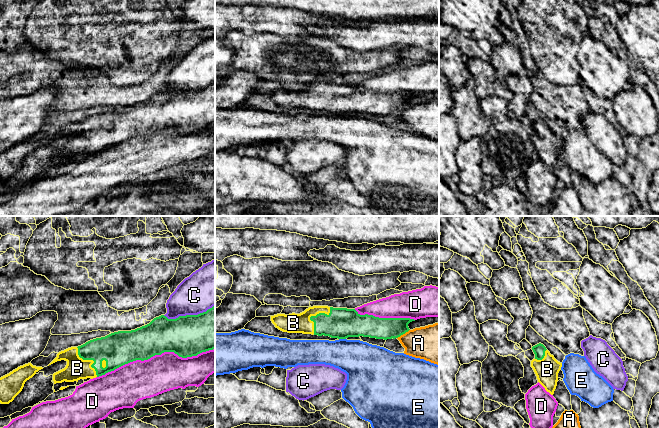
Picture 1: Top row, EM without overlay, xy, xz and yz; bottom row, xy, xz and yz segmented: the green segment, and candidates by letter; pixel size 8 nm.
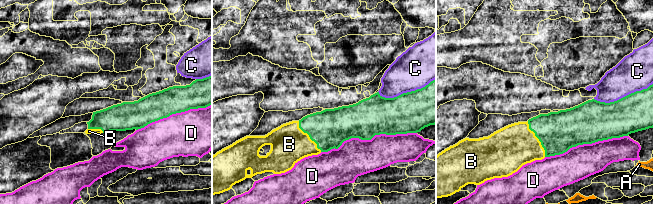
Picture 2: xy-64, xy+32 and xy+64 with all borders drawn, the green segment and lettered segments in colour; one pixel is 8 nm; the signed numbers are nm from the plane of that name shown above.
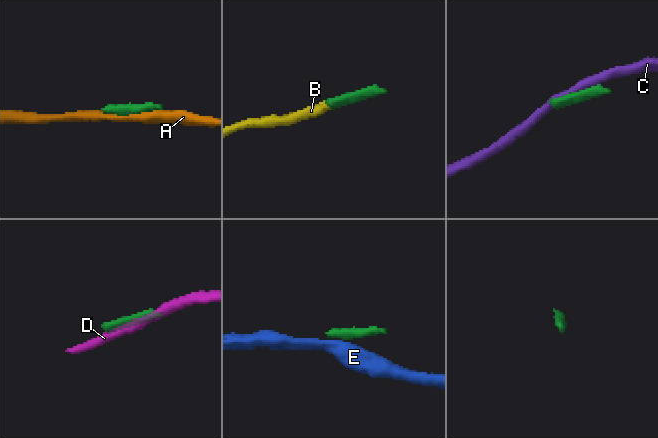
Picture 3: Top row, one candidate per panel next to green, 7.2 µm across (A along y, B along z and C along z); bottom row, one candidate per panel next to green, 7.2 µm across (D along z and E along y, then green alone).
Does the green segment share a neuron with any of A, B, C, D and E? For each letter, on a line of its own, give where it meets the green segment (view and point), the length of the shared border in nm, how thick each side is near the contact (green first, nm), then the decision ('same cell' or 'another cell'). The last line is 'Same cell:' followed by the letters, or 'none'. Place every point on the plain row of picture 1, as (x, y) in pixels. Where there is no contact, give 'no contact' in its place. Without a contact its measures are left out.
A: xz (403, 109) | 130 nm | 180/300 nm | another cell
B: xz (314, 92) | 260 nm | 240/160 nm | same cell
C: xy (188, 91) | 420 nm | 320/320 nm | another cell
D: xy (155, 130) | 950 nm | 280/320 nm | another cell
E: xz (342, 114) | 60 nm | 240/320 nm | another cell
Same cell: B

